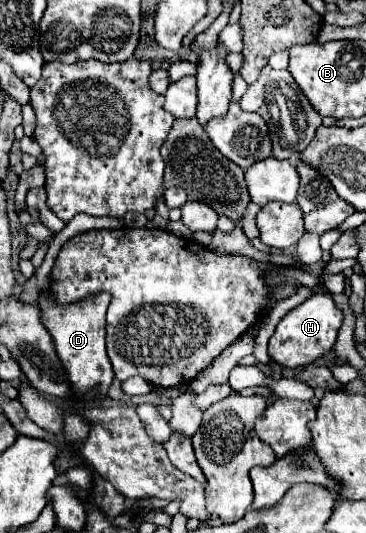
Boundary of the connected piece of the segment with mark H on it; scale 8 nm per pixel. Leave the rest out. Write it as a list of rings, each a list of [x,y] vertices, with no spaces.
[[[316,293],[280,319],[274,335],[270,337],[268,353],[282,367],[294,369],[294,367],[308,365],[308,363],[312,363],[332,351],[336,337],[338,337],[338,331],[342,327],[342,321],[344,321],[344,313],[336,307],[332,295],[330,293]]]

